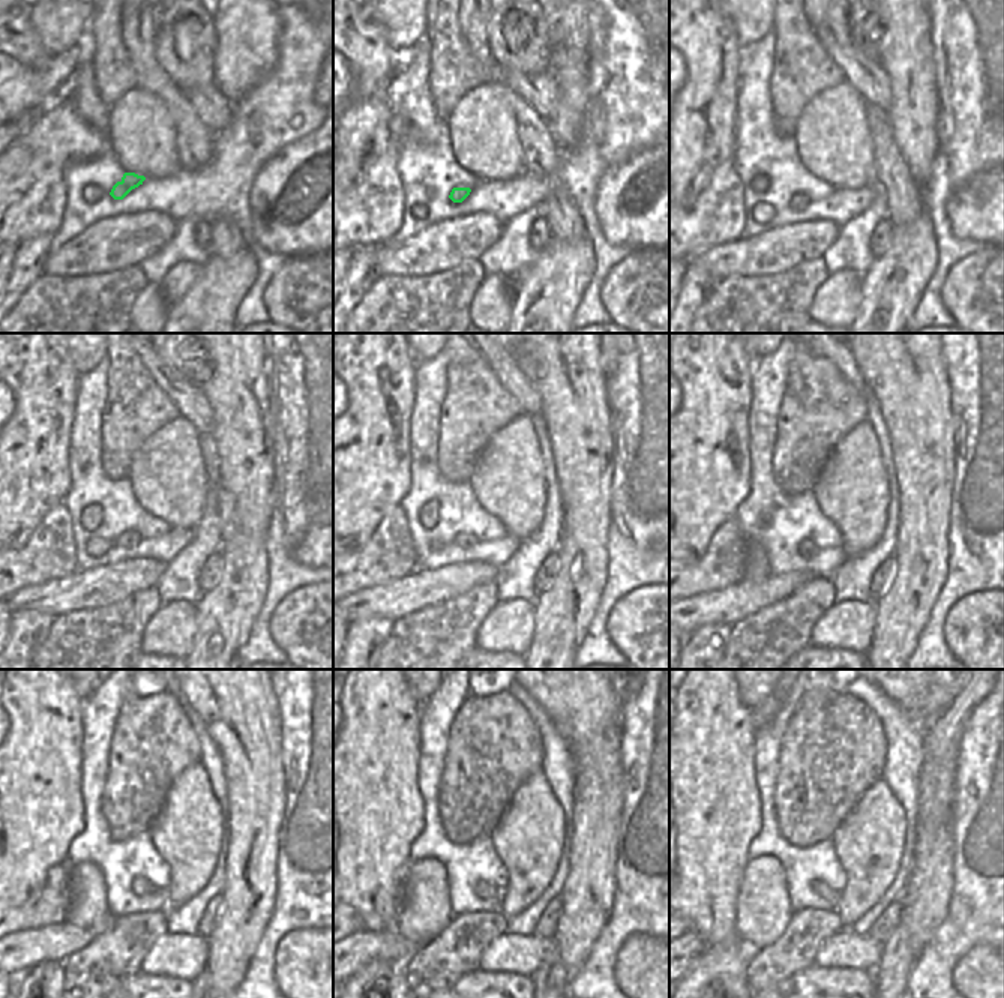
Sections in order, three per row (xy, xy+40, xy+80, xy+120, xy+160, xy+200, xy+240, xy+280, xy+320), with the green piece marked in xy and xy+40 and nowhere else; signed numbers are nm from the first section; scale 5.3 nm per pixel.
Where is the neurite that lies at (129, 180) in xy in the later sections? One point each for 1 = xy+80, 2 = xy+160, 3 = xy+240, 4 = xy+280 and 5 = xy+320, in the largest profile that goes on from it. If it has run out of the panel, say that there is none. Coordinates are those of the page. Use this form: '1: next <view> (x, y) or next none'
1: next xy+80 (799, 201)
2: next xy+160 (464, 539)
3: next xy+240 (140, 886)
4: next xy+280 (483, 890)
5: next xy+320 (820, 887)

